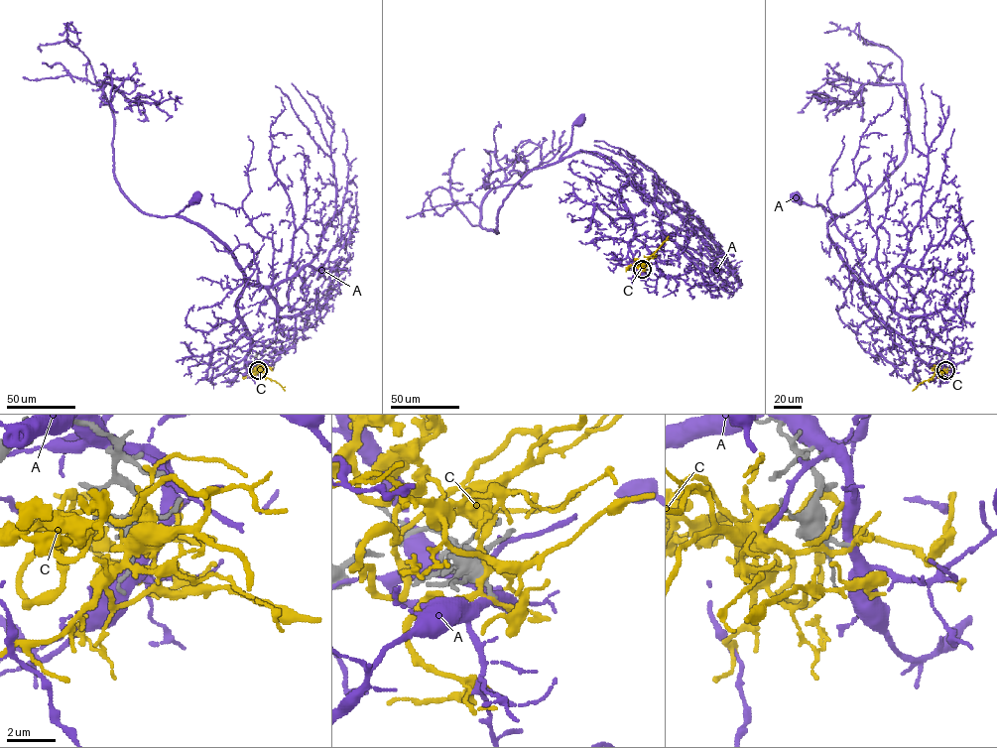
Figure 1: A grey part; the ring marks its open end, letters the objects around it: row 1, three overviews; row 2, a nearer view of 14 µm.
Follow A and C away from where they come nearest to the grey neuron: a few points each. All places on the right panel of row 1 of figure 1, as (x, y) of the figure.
A: (945, 369), (941, 362), (923, 361), (914, 346), (871, 309), (829, 237), (828, 224), (835, 214), (795, 196)
C: (945, 370), (936, 369), (933, 377), (912, 391)

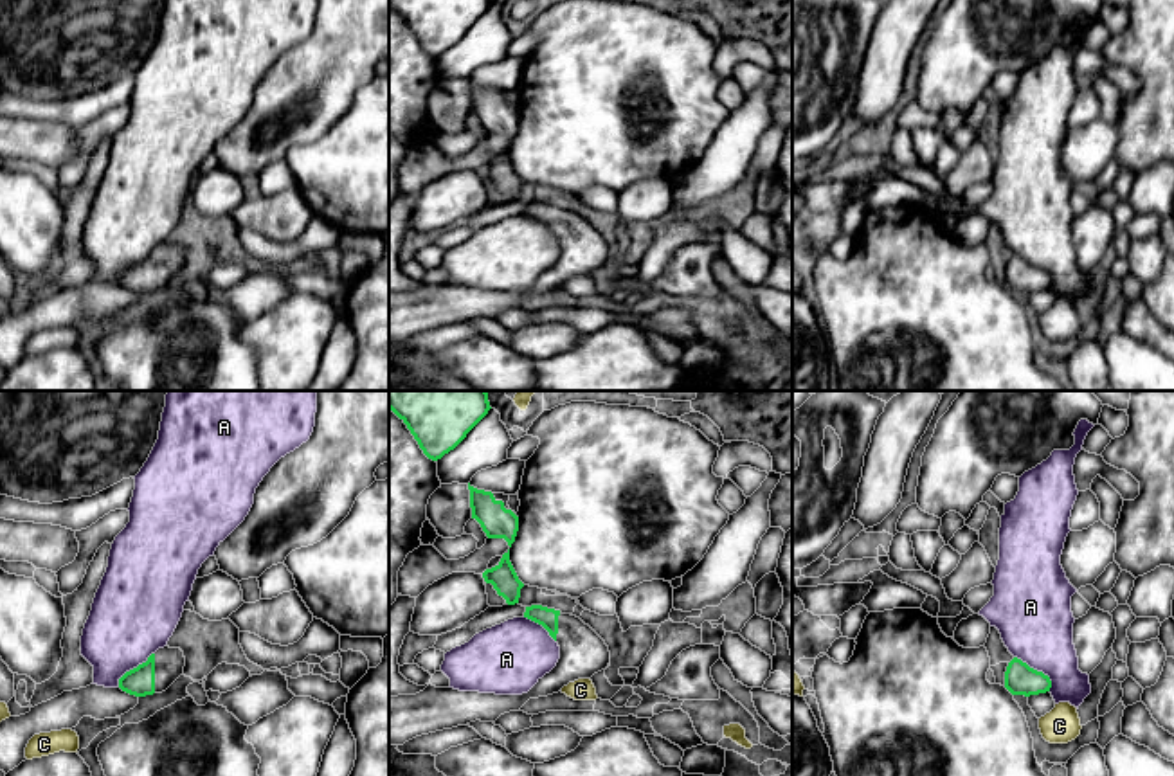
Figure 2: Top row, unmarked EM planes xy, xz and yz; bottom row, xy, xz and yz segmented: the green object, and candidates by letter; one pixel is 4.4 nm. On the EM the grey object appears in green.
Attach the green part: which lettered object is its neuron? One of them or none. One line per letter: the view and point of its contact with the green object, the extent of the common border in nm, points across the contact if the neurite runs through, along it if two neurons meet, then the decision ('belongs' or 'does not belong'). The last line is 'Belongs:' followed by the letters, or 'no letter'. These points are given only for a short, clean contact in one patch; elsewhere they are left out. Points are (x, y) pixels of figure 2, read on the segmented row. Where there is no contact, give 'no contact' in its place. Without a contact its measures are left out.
A: contact yz (1036, 670); length 220 nm; border yz (1014, 656), (1041, 670), (1050, 681), (1050, 690); does not belong
C: no contact; does not belong
Belongs: no letter

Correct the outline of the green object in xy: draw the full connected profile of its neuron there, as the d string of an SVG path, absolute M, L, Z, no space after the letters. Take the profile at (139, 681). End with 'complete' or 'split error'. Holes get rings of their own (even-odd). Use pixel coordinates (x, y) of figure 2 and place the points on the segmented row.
M158 648L146 663L126 672L119 679L119 688L135 697L166 691L182 673L185 657L180 648Z; split error

